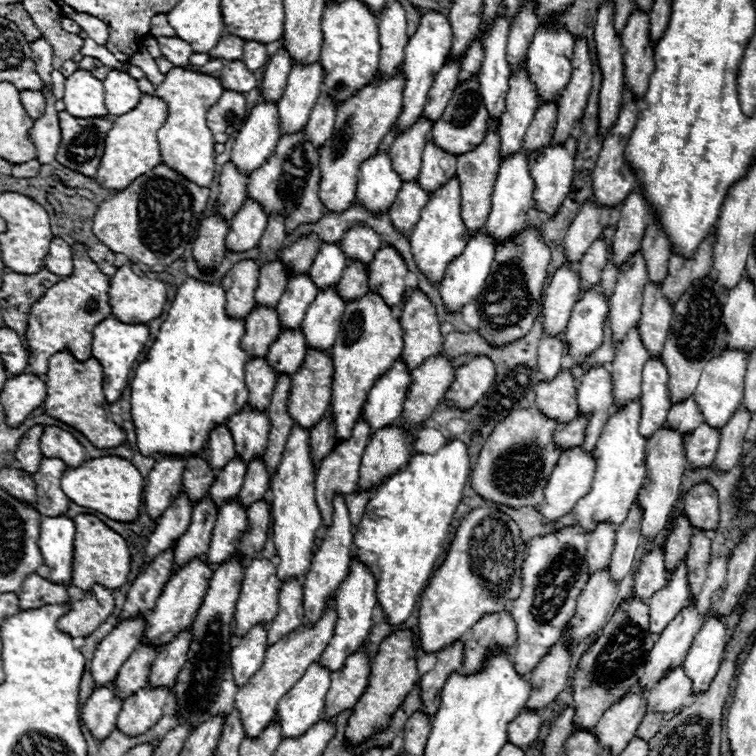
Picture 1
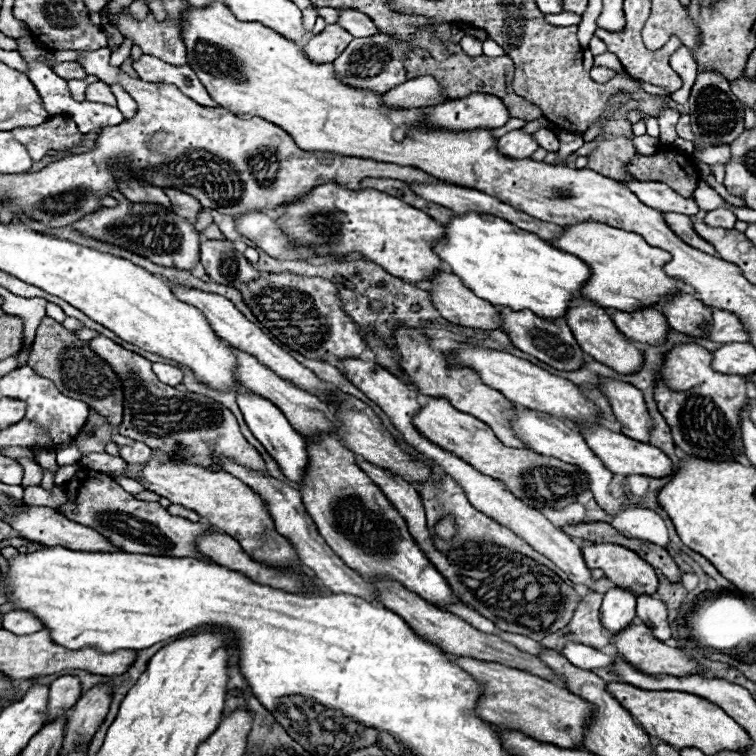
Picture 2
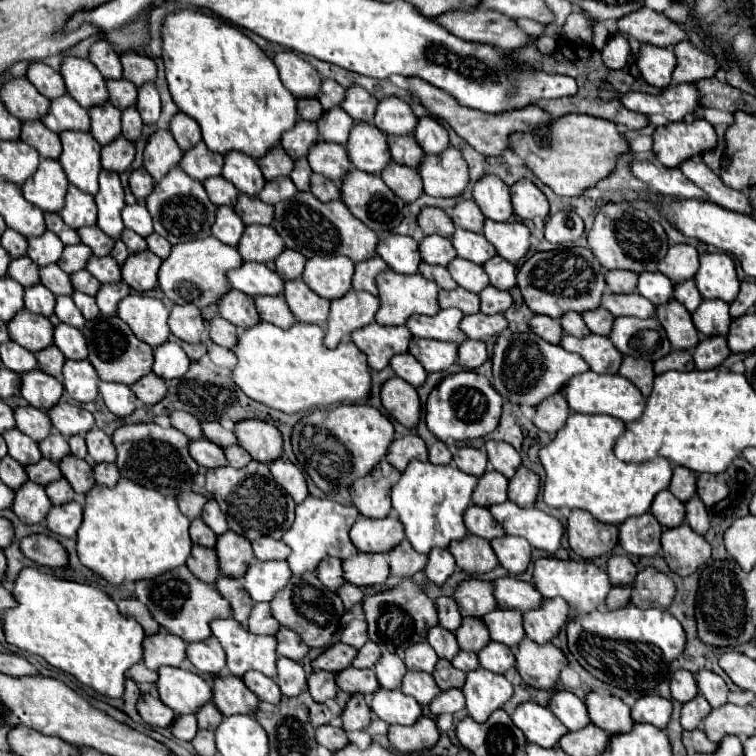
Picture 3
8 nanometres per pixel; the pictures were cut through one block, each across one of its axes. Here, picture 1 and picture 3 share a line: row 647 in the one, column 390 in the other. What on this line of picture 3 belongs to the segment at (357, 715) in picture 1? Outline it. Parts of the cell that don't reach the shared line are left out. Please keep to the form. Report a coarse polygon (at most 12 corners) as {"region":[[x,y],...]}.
{"region":[[402,378],[382,386],[386,412],[410,430],[422,406],[414,386]]}

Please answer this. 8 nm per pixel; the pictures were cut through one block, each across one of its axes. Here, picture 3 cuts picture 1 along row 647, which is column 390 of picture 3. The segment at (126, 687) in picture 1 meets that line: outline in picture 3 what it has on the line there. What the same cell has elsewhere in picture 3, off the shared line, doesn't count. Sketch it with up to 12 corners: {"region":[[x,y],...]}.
{"region":[[414,136],[388,138],[392,160],[418,168],[424,150]]}

